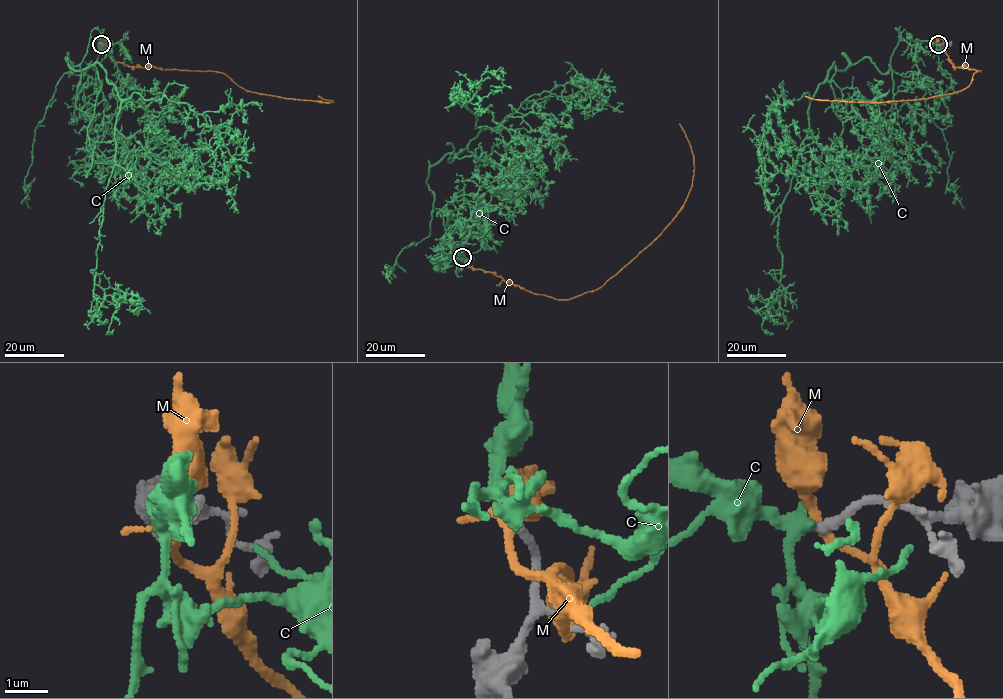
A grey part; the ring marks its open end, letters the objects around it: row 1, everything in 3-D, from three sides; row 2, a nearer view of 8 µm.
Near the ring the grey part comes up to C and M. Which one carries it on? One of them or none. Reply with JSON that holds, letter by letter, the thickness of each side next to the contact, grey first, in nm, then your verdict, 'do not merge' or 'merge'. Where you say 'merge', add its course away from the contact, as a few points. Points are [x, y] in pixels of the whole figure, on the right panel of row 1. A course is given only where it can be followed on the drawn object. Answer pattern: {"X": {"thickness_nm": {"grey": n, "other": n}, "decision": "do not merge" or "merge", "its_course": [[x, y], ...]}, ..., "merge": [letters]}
{"C": {"thickness_nm": {"grey": 200, "other": 280}, "decision": "merge", "its_course": [[938, 45], [908, 44], [895, 29], [886, 73], [865, 57], [833, 64], [779, 214], [785, 289], [747, 307]]}, "M": {"thickness_nm": {"grey": 220, "other": 240}, "decision": "do not merge"}, "merge": ["C"]}

